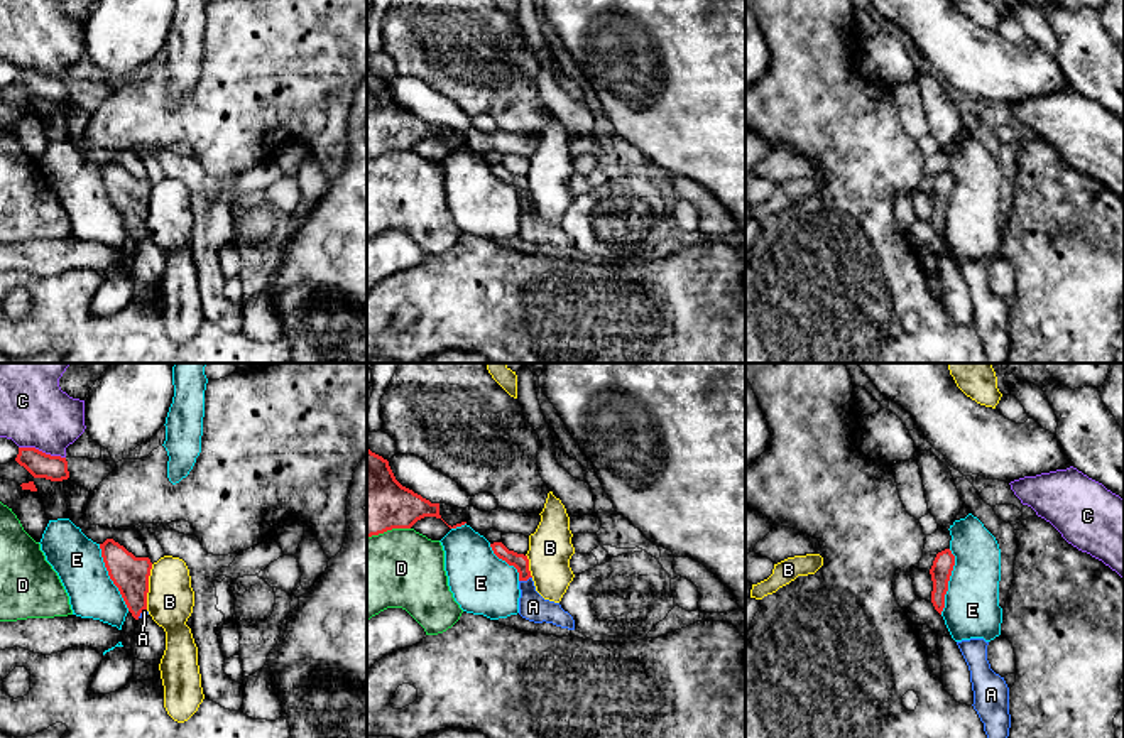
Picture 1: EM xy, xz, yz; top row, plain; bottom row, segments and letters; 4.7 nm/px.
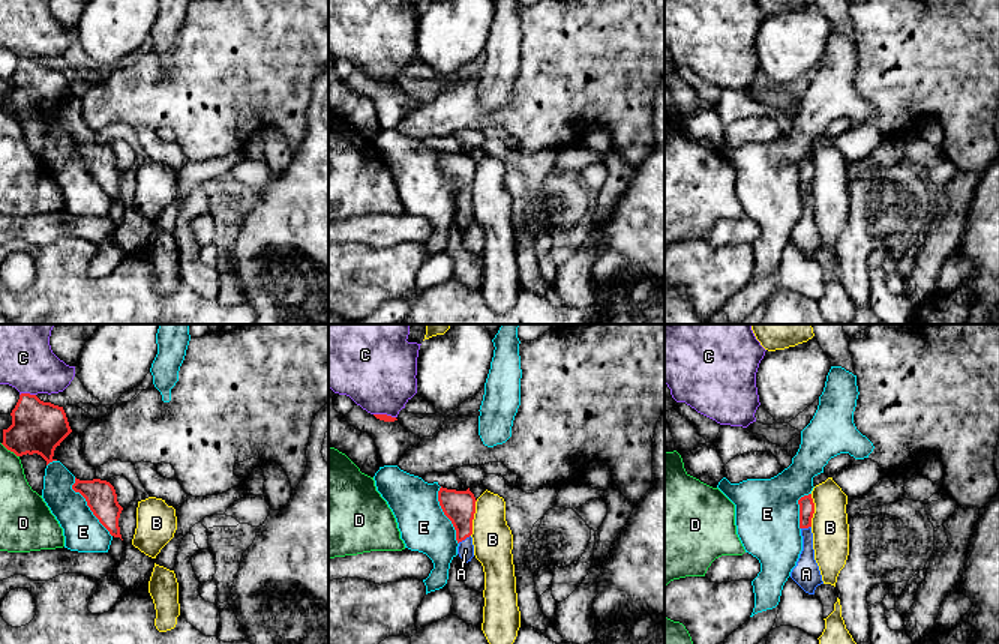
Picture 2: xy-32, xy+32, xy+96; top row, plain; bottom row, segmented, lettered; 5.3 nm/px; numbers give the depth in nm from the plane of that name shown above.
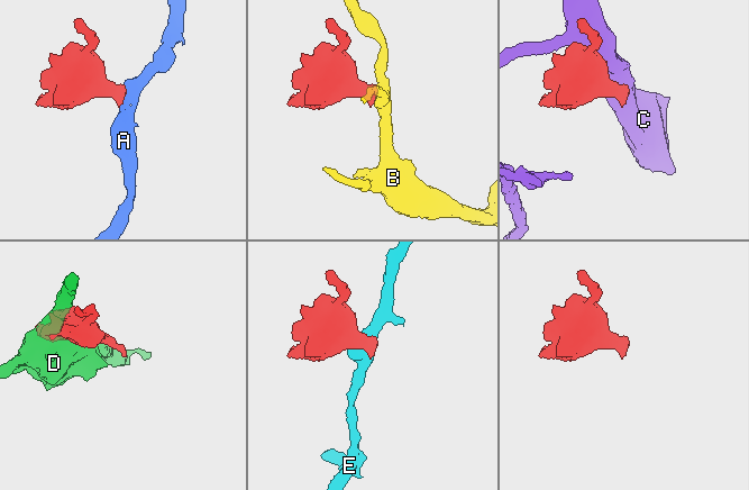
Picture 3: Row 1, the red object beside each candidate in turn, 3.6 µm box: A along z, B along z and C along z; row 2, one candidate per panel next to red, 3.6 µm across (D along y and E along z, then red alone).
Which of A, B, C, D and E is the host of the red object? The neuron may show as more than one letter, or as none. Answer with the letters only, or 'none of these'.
A

